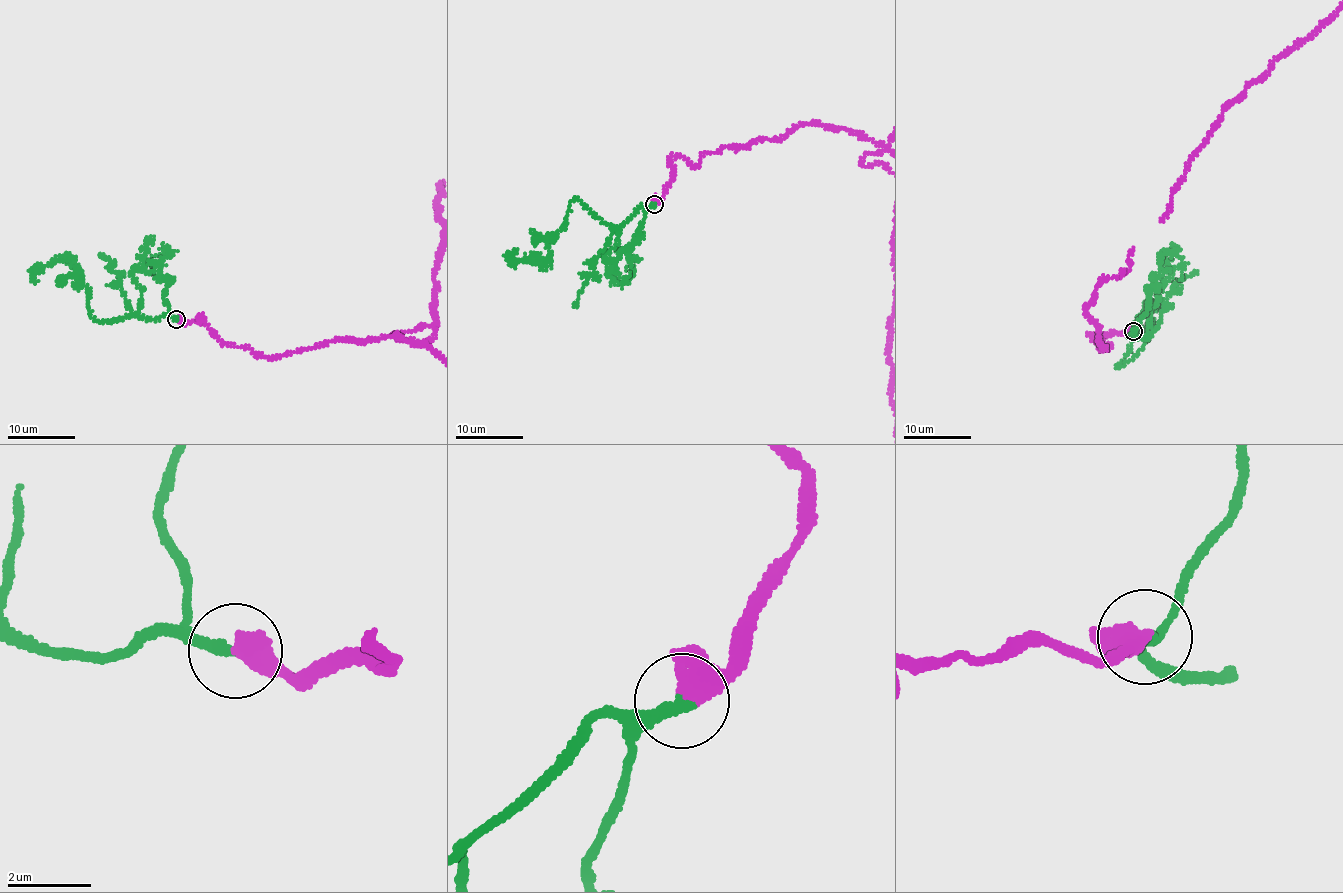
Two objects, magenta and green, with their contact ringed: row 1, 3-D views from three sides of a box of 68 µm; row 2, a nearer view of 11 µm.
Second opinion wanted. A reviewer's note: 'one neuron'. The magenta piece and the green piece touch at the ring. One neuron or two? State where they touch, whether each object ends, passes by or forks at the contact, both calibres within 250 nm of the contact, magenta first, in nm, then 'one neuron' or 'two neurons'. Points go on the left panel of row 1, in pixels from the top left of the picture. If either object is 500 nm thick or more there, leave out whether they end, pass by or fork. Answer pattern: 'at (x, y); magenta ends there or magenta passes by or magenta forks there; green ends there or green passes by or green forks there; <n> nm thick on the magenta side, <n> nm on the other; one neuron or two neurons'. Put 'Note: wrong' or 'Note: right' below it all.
at (176, 319); magenta passes by; green ends there; 360 nm thick on the magenta side, 300 nm on the other; one neuron
Note: right

